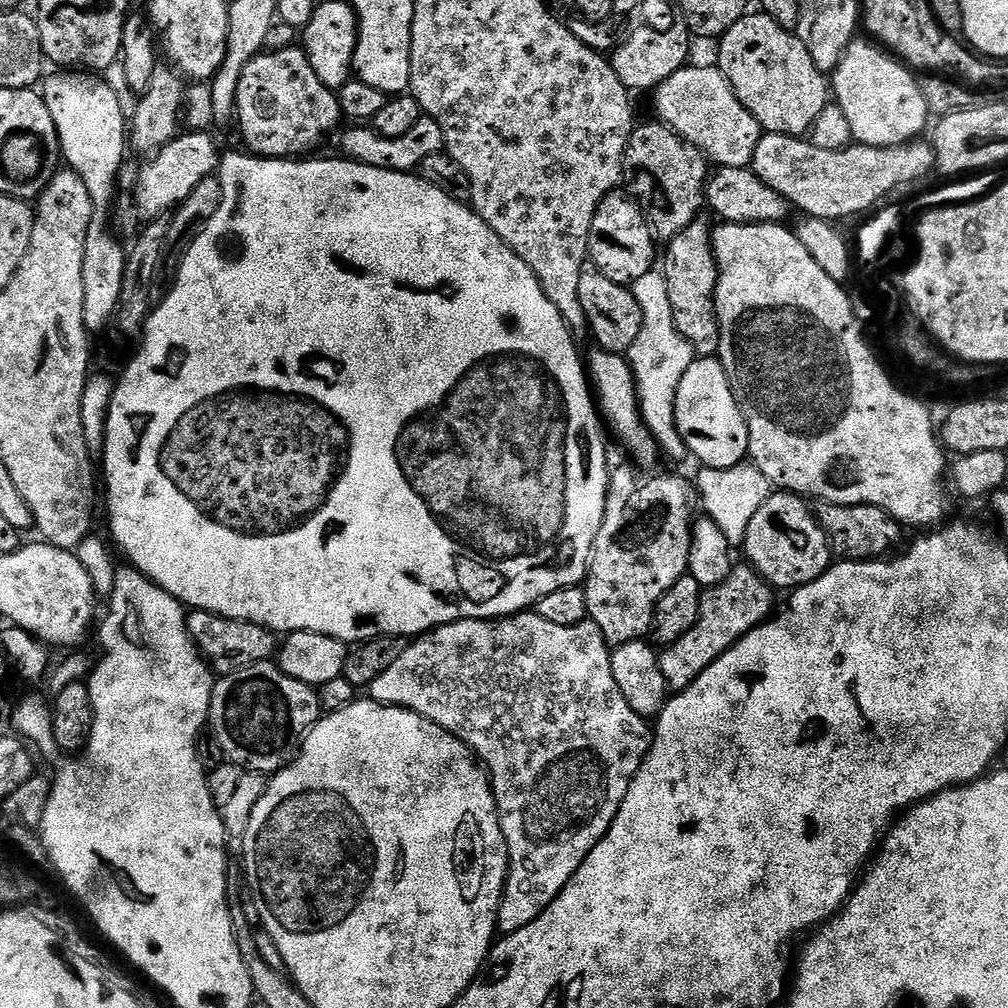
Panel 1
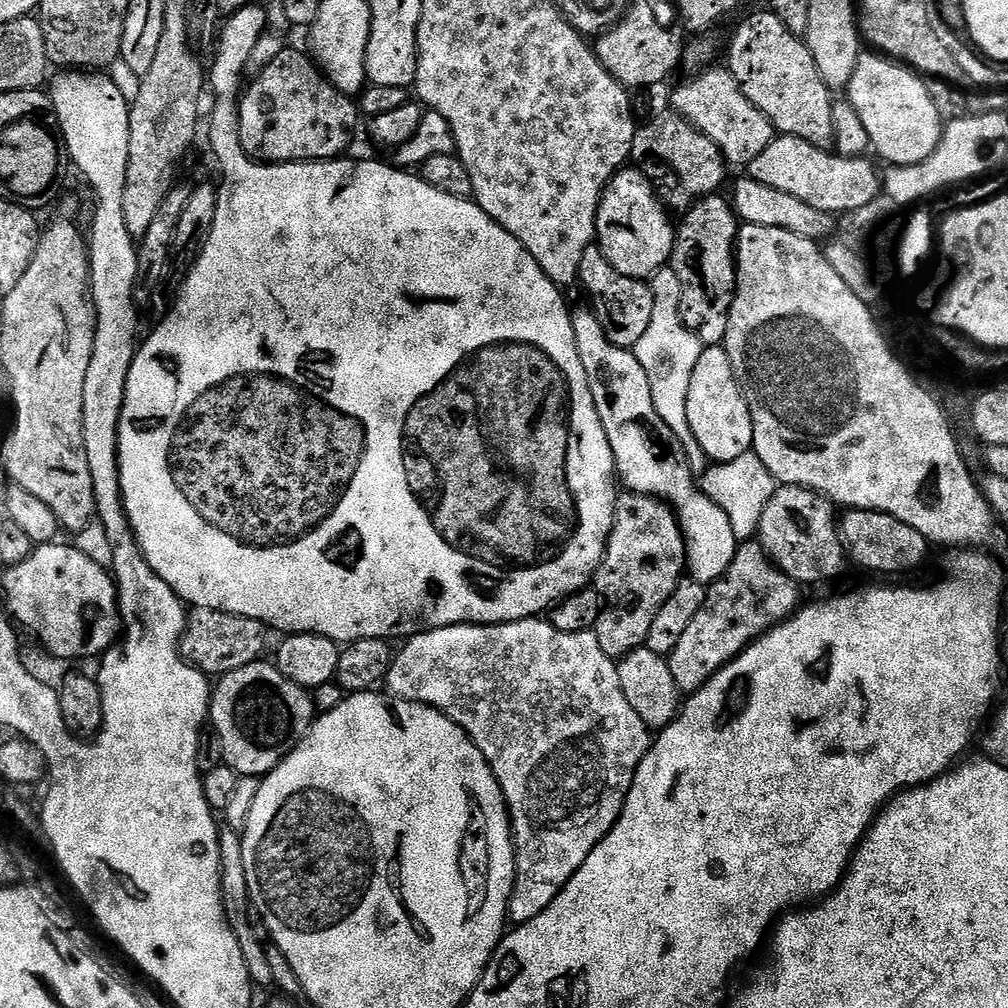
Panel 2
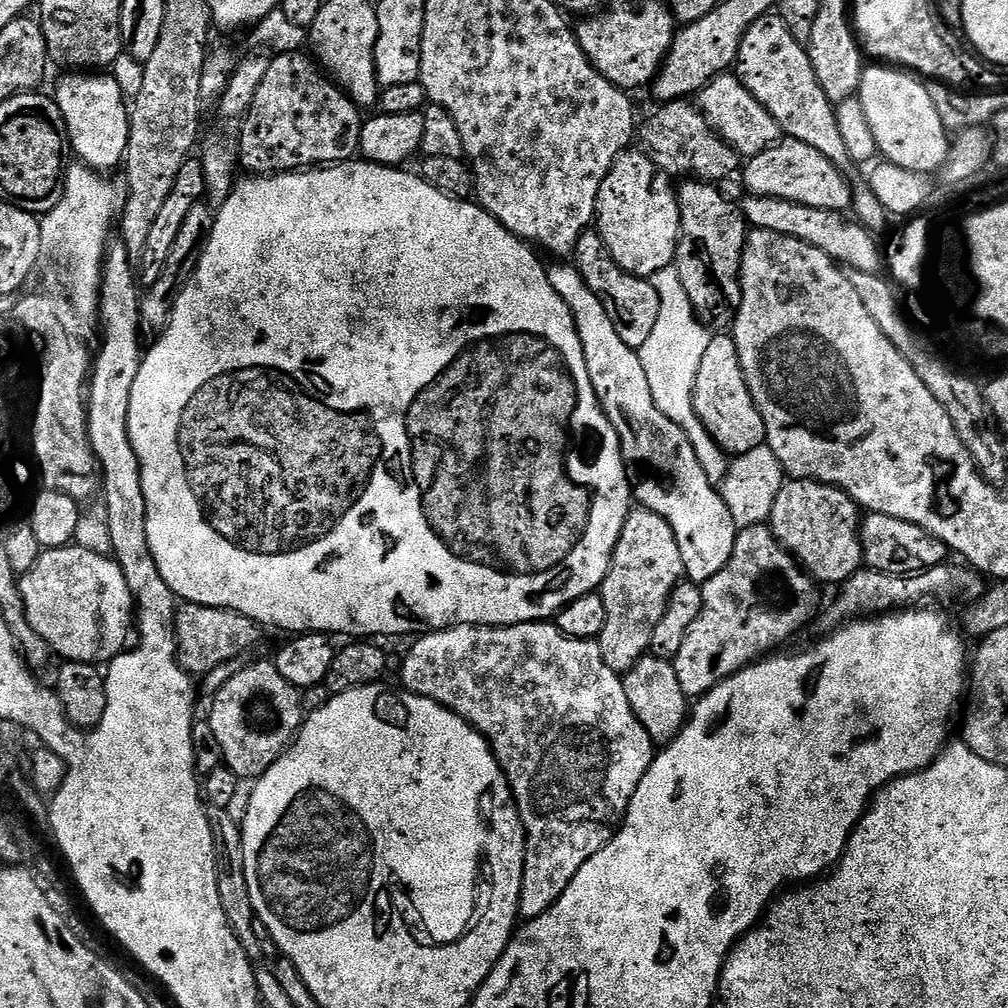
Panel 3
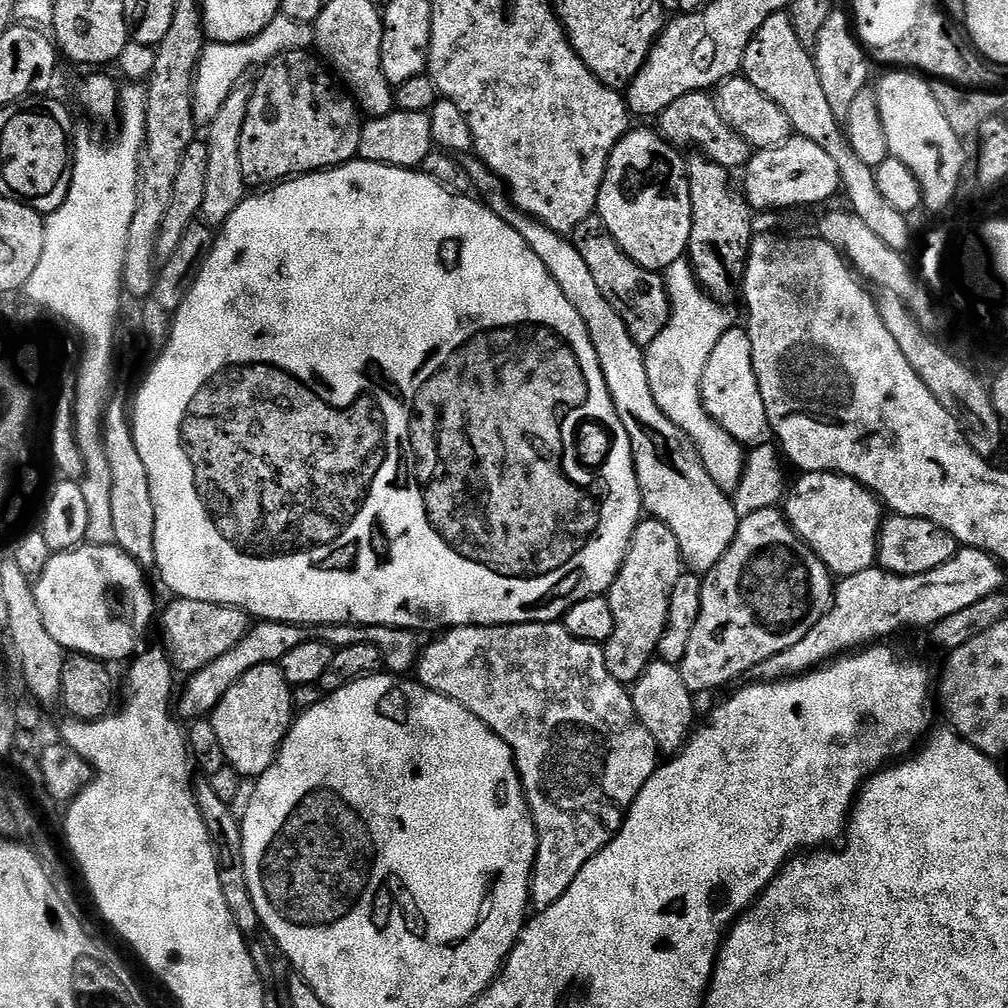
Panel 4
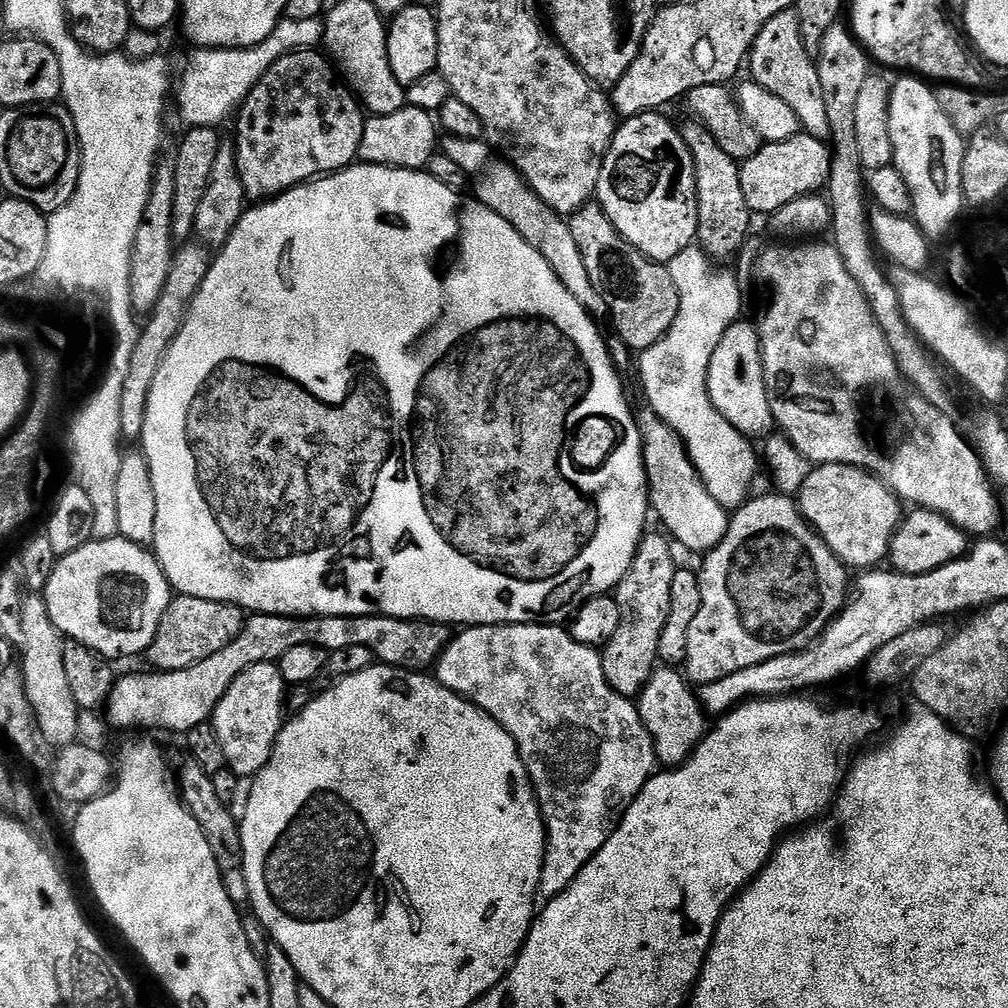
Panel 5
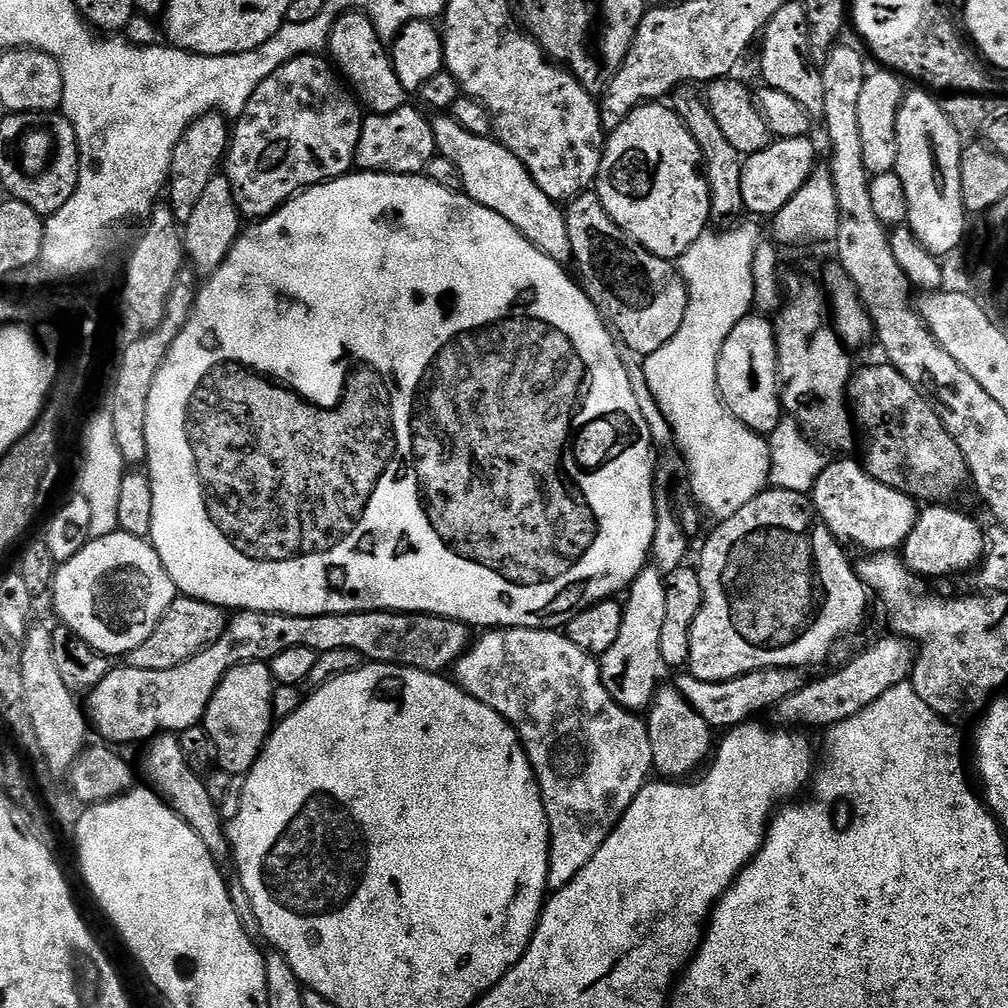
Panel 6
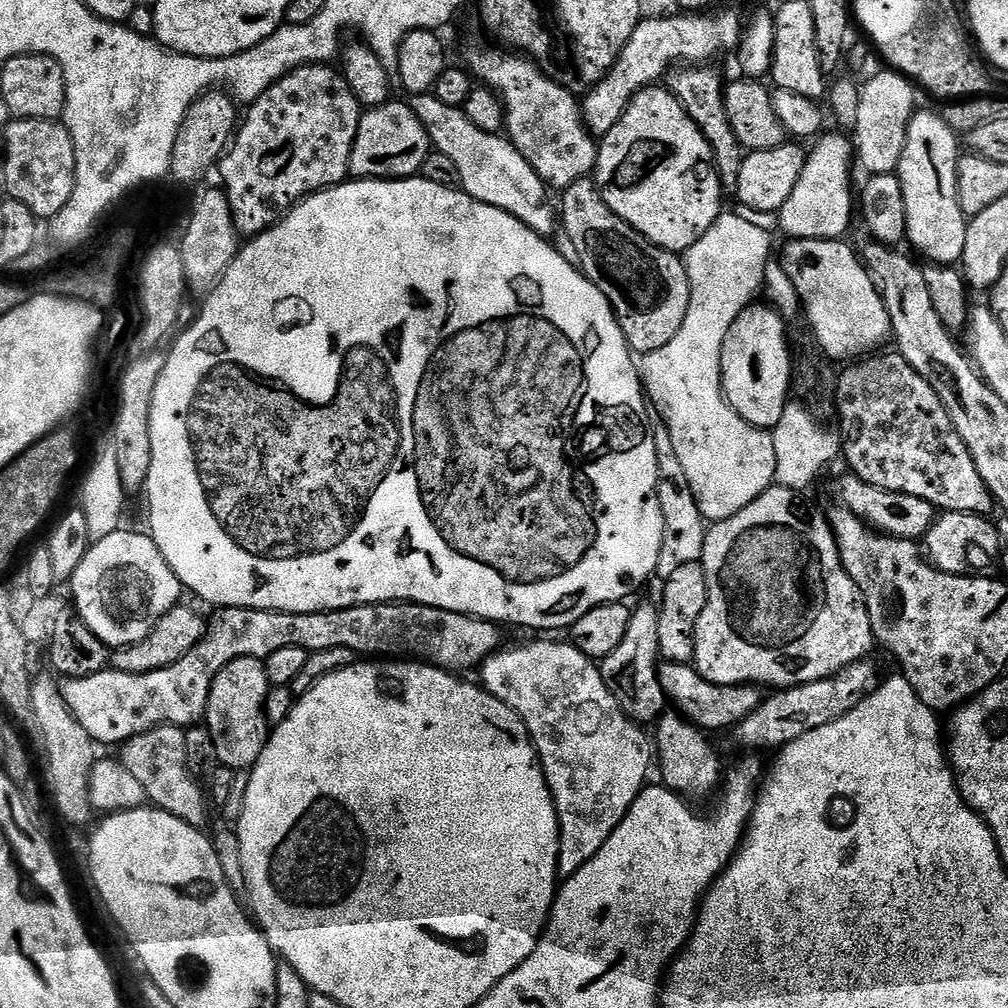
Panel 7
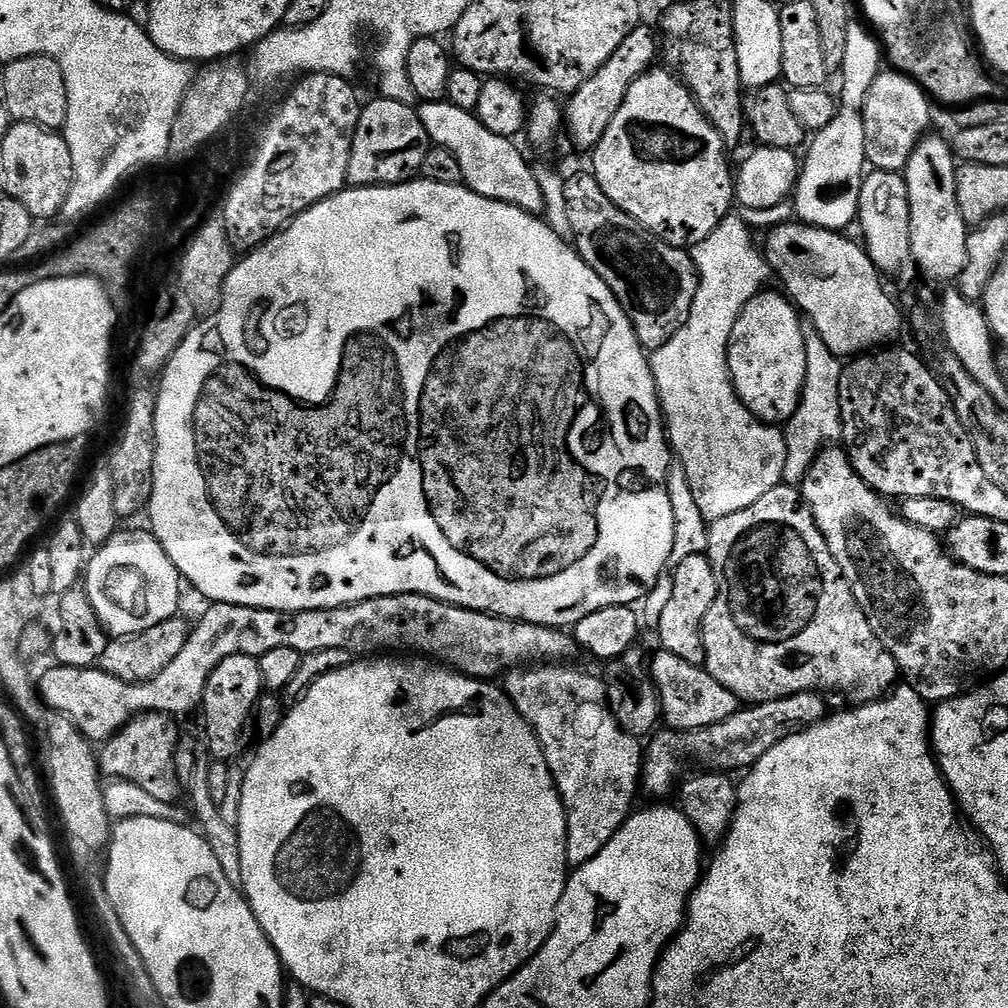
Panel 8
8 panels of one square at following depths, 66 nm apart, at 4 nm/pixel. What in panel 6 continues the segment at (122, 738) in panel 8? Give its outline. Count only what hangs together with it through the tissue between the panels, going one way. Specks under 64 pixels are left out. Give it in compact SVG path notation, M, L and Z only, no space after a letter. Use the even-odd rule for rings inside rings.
M161 733L147 741L145 748L148 749L140 760L140 768L149 780L145 781L160 795L164 803L169 804L186 821L190 830L194 830L194 834L202 838L206 850L210 850L217 862L229 859L232 856L232 845L225 821L220 819L220 809L214 798L210 798L210 790L201 773L190 769L183 741L175 733Z

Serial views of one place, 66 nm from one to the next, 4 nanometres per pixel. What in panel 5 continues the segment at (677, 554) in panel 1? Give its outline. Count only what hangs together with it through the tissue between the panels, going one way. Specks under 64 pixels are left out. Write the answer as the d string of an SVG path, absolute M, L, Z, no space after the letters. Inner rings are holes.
M648 534L641 539L630 570L620 580L620 583L616 585L614 595L618 602L620 621L618 622L618 630L614 630L614 638L610 638L610 642L605 644L602 649L606 682L620 696L629 698L639 696L658 667L660 659L658 654L658 638L662 638L662 630L666 626L666 618L670 614L670 585L674 582L674 574L678 564L677 561L672 561L673 545L665 535L659 535L651 536L651 534Z

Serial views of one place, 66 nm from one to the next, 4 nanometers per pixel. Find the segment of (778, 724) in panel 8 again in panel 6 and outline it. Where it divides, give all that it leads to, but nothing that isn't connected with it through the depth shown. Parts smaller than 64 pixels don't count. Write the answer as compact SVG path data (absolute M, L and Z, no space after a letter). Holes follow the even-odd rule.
M895 634L887 635L874 641L869 648L862 649L853 660L846 661L829 676L821 680L809 679L798 691L790 694L790 698L782 698L782 702L778 702L774 709L779 723L796 730L827 730L838 722L846 722L846 718L854 718L854 714L866 710L870 702L878 702L878 698L882 698L890 686L909 683L917 645Z

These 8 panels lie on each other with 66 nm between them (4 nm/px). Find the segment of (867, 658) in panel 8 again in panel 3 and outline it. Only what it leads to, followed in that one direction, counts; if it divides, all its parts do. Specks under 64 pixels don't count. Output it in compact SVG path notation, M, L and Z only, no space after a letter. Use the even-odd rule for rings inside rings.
M767 523L739 529L730 562L702 585L702 610L698 618L694 618L690 630L686 630L686 638L682 638L682 650L678 650L675 660L671 661L686 696L699 698L706 695L728 676L741 672L765 654L779 649L776 648L779 644L786 643L799 628L806 627L808 619L816 612L816 588L817 581L800 567L792 553L776 541Z

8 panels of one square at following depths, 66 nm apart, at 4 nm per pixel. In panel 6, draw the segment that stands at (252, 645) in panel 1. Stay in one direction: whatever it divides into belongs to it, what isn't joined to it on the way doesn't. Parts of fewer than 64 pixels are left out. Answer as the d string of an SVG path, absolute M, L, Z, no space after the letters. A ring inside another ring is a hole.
M180 596L168 607L168 612L154 630L154 634L150 634L150 638L146 638L142 646L128 652L127 667L138 670L174 670L174 666L182 666L182 662L194 658L194 654L218 639L228 627L228 622L225 609L216 604Z

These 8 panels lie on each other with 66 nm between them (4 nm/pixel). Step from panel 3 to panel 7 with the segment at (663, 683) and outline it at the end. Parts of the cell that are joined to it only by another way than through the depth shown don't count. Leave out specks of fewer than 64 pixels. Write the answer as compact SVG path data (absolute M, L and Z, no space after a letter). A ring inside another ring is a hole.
M666 712L658 720L654 731L654 748L656 751L656 758L658 761L658 768L660 764L660 774L662 776L661 783L663 787L670 789L676 795L683 796L684 799L691 803L699 804L713 796L719 791L724 769L722 764L709 740L711 740L701 729L696 725L689 723L685 718L676 712Z

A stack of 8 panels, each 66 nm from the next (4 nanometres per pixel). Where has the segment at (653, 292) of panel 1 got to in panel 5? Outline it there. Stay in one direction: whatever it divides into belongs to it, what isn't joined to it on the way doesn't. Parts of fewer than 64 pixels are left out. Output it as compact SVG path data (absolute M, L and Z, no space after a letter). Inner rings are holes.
M699 246L682 250L666 267L680 301L670 330L654 346L643 349L641 355L644 357L640 360L640 380L644 383L647 407L680 435L710 498L723 508L735 510L753 491L753 481L758 476L756 452L752 449L753 441L730 426L710 402L708 371L722 334L741 319L744 296L735 274L723 272L723 267L709 260Z

